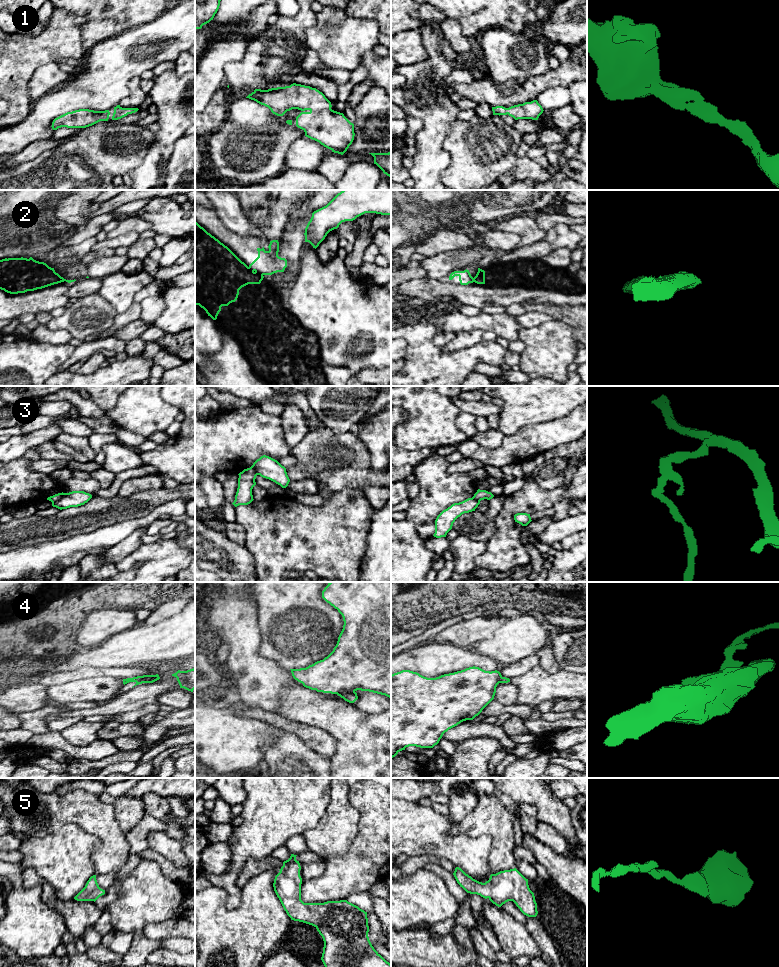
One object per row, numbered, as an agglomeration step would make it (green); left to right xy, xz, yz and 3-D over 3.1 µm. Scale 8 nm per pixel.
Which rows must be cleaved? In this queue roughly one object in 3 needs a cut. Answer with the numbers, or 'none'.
2, 3, 4

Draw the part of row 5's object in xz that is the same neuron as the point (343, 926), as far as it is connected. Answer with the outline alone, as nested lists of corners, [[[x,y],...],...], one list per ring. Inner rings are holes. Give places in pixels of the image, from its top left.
[[[296,856],[283,862],[275,876],[273,887],[284,910],[291,920],[314,926],[324,941],[321,960],[325,967],[391,967],[372,946],[369,937],[367,912],[347,900],[324,903],[304,903],[301,900],[301,866]]]

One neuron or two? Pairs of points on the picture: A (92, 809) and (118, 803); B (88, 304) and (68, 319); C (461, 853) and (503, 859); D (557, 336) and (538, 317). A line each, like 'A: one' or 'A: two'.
A: two
B: one
C: two
D: two

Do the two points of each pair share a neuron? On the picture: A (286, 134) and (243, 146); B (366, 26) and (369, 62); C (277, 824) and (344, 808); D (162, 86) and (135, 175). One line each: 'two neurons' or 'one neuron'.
A: one neuron
B: two neurons
C: two neurons
D: one neuron

